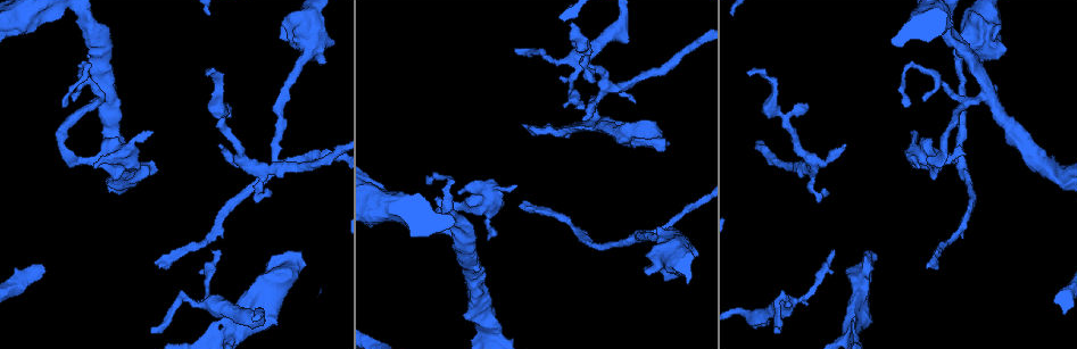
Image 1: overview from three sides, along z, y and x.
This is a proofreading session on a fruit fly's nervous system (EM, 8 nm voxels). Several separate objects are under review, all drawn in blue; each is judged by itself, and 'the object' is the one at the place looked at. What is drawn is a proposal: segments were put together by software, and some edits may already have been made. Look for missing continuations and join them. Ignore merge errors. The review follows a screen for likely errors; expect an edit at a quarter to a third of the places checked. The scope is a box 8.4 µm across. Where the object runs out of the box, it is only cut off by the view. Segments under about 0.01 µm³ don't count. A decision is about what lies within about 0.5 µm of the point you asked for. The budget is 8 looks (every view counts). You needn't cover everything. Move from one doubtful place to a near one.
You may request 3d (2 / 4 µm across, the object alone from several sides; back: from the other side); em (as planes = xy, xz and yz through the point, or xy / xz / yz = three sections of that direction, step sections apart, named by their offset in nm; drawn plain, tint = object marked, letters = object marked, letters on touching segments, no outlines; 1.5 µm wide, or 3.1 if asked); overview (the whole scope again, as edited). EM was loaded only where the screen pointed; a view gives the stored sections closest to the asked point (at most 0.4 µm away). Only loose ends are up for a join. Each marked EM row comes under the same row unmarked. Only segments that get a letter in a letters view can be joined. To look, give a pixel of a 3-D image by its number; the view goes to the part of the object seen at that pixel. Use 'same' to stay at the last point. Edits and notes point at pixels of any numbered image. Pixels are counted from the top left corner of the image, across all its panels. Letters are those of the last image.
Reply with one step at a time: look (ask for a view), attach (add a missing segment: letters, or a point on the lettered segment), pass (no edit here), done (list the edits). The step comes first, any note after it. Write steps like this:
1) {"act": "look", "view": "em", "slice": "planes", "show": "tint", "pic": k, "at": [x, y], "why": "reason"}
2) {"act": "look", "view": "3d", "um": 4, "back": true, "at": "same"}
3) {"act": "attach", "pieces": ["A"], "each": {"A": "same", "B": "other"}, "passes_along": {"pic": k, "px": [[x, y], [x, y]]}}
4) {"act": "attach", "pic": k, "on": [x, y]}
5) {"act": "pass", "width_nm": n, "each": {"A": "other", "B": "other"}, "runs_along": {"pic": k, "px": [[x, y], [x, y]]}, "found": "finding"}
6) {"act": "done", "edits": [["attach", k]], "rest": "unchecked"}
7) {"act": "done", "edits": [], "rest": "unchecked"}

{"act": "look", "view": "em", "slice": "planes", "show": "letters", "pic": 1, "at": [661, 140], "why": "an open end"}

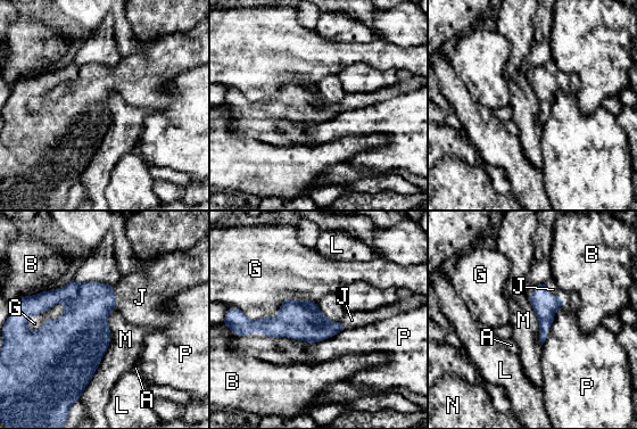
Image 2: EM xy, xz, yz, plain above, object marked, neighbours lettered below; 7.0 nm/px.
{"act": "attach", "pic": 2, "on": [553, 289], "each": {"A": "other", "B": "other", "G": "other", "J": "same", "L": "other", "M": "other", "N": "other", "P": "other"}, "passes_along": {"pic": 2, "px": [[545, 306], [553, 296], [553, 289]]}, "found": "the neuron continues"}

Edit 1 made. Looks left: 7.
{"act": "look", "view": "overview", "why": "redraw"}

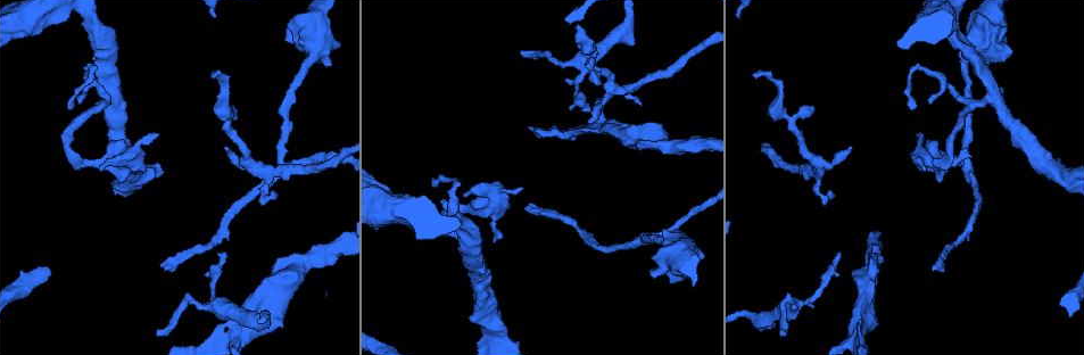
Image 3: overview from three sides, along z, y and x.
{"act": "look", "view": "em", "slice": "planes", "show": "letters", "pic": 3, "at": [838, 253]}

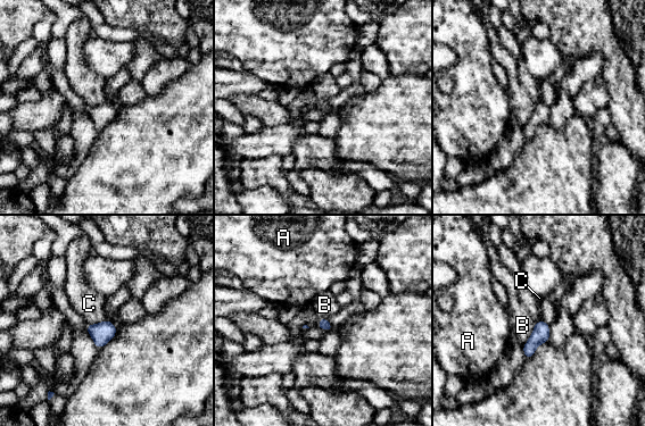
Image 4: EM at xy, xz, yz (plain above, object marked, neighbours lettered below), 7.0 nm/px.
{"act": "pass", "longest_contact_nm": ["B", 200], "each": {"A": "other", "B": "other", "C": "other"}, "border": {"pic": 4, "px": [[106, 319], [96, 324], [88, 324]]}, "found": "none of them fits"}

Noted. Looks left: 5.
{"act": "look", "view": "3d", "um": 4, "pic": 3, "at": [592, 123], "why": "an open end"}

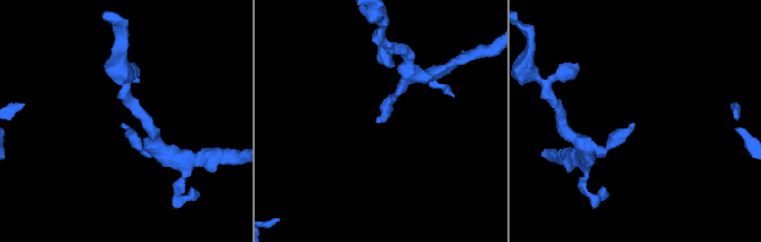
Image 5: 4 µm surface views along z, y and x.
{"act": "look", "view": "em", "slice": "planes", "show": "letters", "pic": 5, "at": [376, 122]}

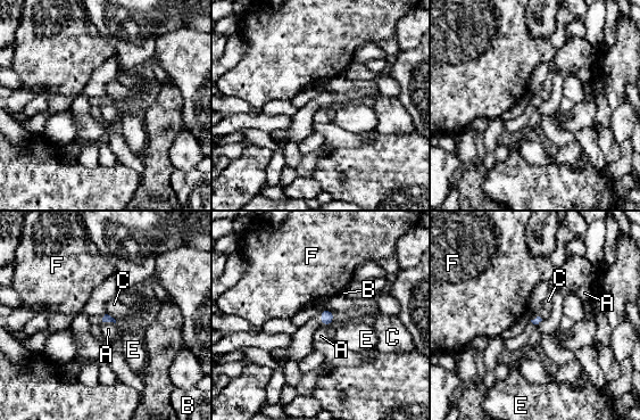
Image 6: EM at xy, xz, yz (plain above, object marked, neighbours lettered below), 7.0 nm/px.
{"act": "pass", "each": {"A": "other", "B": "other", "C": "other", "E": "other", "F": "other"}, "border": {"pic": 6, "px": [[102, 321], [113, 321], [115, 323]]}, "found": "none of them fits"}

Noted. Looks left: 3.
{"act": "done", "edits": [["attach", 2]], "rest": "unchecked"}

